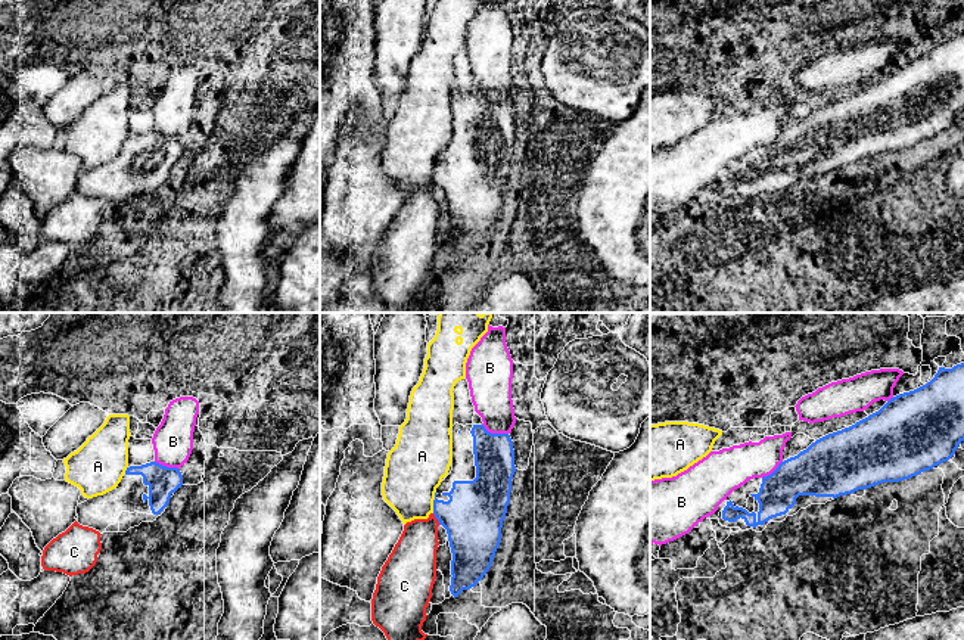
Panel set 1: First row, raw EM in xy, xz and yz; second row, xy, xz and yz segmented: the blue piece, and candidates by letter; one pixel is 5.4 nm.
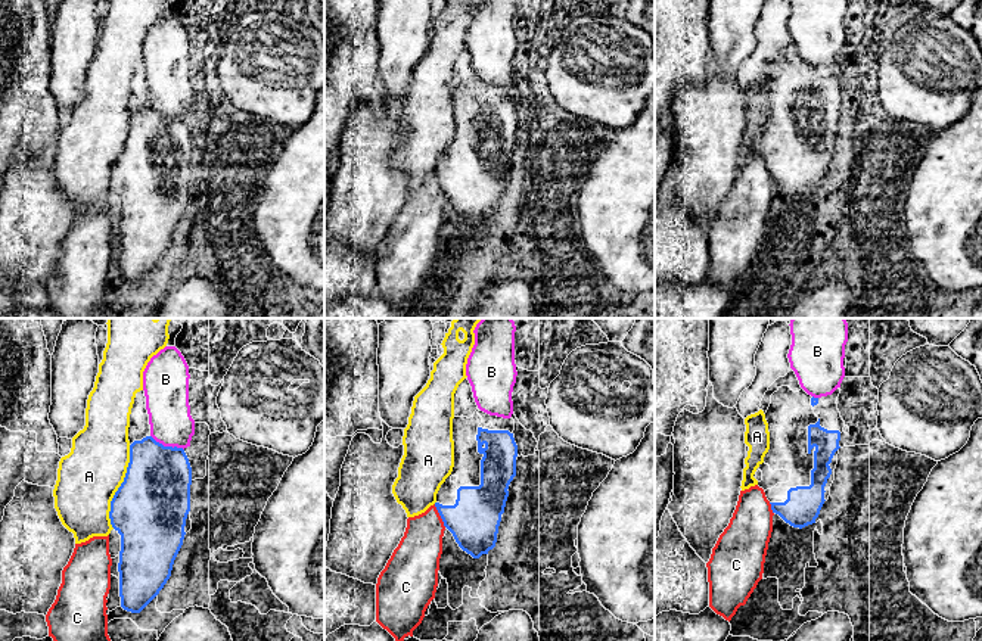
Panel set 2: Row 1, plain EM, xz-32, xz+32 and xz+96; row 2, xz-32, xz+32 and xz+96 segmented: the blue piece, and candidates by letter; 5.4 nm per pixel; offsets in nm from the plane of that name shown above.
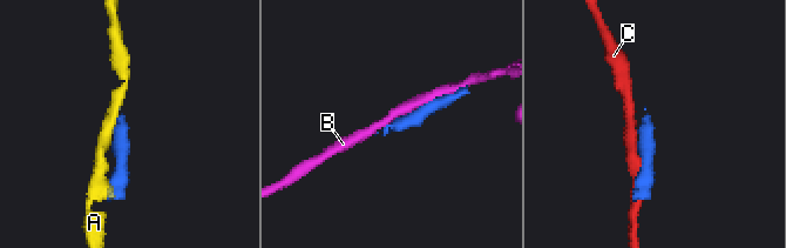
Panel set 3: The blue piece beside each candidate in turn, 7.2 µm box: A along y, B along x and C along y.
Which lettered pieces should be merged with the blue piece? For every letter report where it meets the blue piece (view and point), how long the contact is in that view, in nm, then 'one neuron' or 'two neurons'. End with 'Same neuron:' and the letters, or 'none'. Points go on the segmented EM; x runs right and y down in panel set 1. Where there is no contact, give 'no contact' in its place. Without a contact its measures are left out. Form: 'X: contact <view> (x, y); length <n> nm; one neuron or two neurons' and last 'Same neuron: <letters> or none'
A: contact xz (434, 502); length 120 nm; two neurons
B: contact xz (494, 434); length 160 nm; two neurons
C: contact xz (437, 518); length 80 nm; two neurons
Same neuron: none

